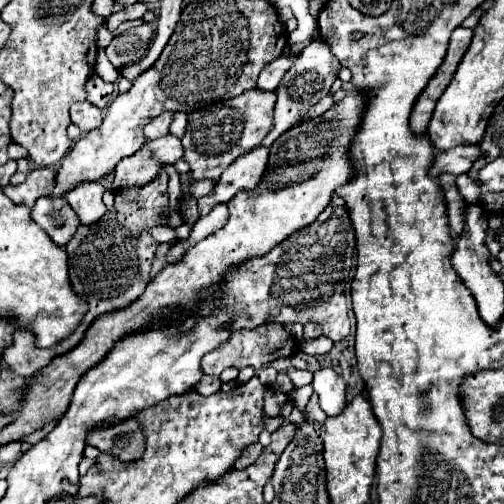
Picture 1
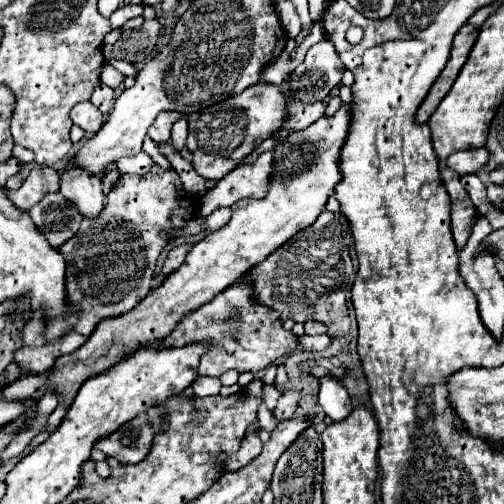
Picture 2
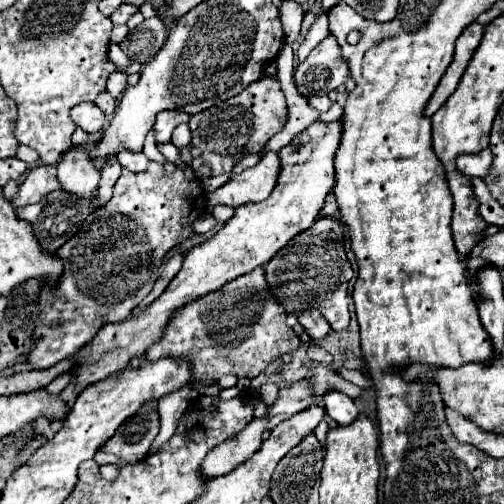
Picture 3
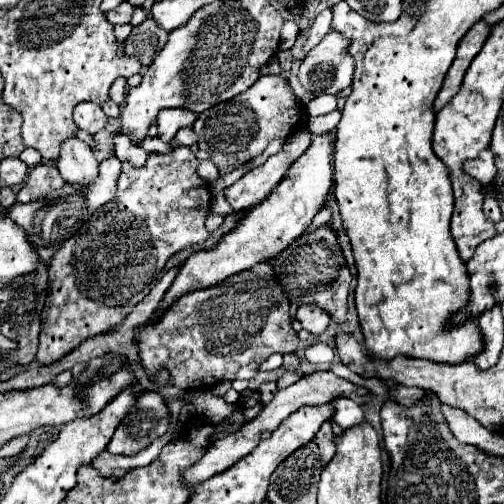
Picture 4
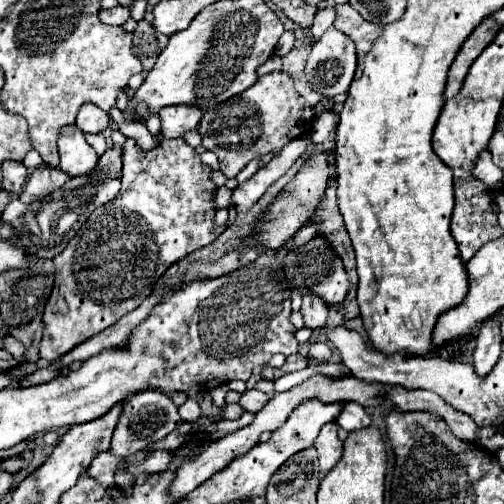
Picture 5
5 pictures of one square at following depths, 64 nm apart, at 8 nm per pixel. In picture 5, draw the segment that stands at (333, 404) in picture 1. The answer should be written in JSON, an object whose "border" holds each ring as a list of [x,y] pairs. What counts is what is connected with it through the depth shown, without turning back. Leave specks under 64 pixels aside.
{"border":[[[346,402],[344,404],[344,410],[340,412],[340,416],[336,418],[336,424],[348,432],[352,430],[360,430],[360,428],[366,428],[370,426],[370,416],[364,412],[364,408],[356,402]]]}

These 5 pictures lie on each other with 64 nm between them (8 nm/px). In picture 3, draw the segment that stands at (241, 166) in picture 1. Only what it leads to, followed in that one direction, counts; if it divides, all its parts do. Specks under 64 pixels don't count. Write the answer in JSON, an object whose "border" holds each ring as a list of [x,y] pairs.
{"border":[[[268,152],[254,168],[244,170],[222,188],[208,194],[208,210],[212,210],[214,204],[226,204],[238,208],[240,204],[266,200],[272,188],[276,186],[278,174],[280,174],[280,158],[276,152]]]}

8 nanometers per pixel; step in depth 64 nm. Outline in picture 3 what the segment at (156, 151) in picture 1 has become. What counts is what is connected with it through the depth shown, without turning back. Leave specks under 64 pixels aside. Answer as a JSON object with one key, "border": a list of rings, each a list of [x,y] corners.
{"border":[[[120,148],[120,152],[116,154],[116,158],[122,164],[122,168],[134,170],[134,172],[146,170],[146,166],[148,166],[148,158],[146,158],[144,152],[130,152],[126,148]]]}

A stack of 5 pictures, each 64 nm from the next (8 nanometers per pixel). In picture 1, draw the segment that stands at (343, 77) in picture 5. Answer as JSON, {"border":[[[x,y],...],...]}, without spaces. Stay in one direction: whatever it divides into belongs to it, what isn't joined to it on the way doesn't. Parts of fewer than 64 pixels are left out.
{"border":[[[312,40],[296,58],[296,64],[286,72],[284,80],[280,82],[282,86],[276,90],[278,94],[278,102],[276,102],[276,112],[274,112],[274,130],[266,136],[266,140],[262,142],[262,146],[270,148],[272,142],[286,132],[288,128],[296,126],[300,122],[300,116],[306,114],[320,98],[324,98],[330,92],[330,86],[334,84],[334,80],[338,78],[342,64],[338,62],[338,58],[330,52],[328,44],[324,40]]]}

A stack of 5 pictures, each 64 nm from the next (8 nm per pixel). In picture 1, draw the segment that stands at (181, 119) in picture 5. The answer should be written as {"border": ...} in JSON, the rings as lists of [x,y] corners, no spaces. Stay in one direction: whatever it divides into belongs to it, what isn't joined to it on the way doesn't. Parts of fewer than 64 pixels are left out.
{"border":[[[160,114],[158,118],[154,118],[146,128],[144,128],[144,134],[148,140],[156,140],[160,136],[166,136],[168,134],[168,128],[170,128],[170,122],[172,122],[172,114]]]}

